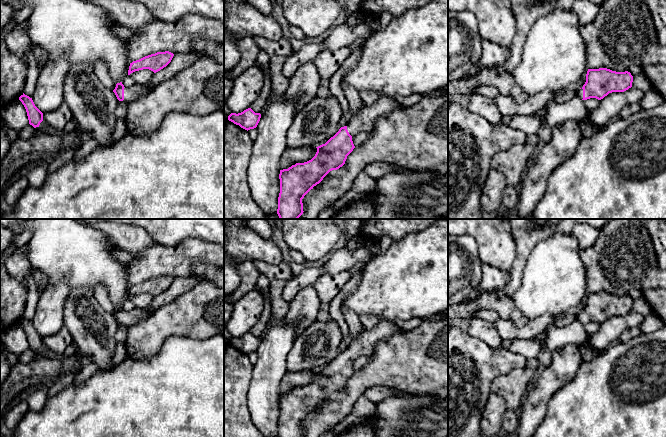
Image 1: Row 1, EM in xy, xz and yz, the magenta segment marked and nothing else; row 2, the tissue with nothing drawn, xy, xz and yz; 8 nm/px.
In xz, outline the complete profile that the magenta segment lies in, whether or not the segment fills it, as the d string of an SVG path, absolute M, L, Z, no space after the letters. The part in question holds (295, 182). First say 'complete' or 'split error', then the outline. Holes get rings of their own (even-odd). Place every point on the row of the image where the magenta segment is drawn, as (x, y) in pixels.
split error | M380 97L372 106L365 106L358 116L352 117L348 124L341 127L325 144L317 148L315 156L304 163L296 163L288 169L280 170L280 193L278 197L277 214L280 219L298 219L303 214L302 199L319 184L332 170L337 170L345 164L347 156L355 148L352 137L361 132L367 132L374 128L377 120L401 105L392 97Z

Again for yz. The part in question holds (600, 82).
split error | M607 68L588 69L586 82L581 89L576 90L577 96L582 100L596 98L603 99L612 92L624 92L632 87L633 76L630 72L616 72Z

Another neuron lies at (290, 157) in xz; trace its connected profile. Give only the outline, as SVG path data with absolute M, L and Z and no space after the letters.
M302 146L296 149L287 148L279 162L280 170L288 169L296 163L304 163L311 160L316 152L317 148L313 146Z

